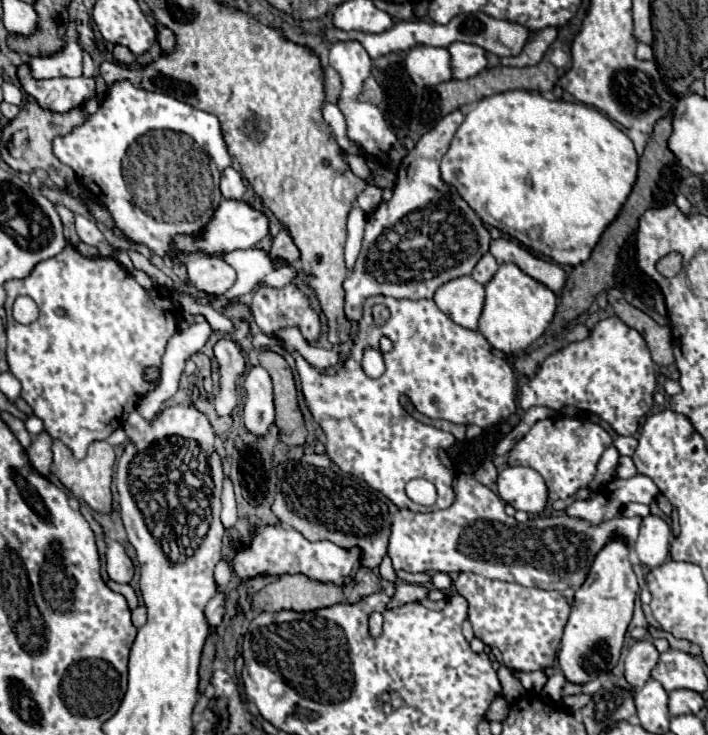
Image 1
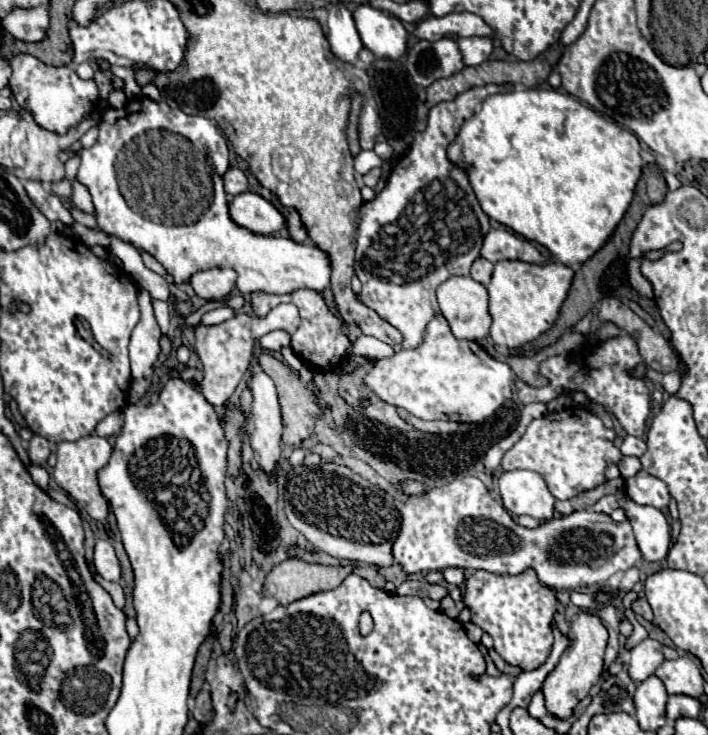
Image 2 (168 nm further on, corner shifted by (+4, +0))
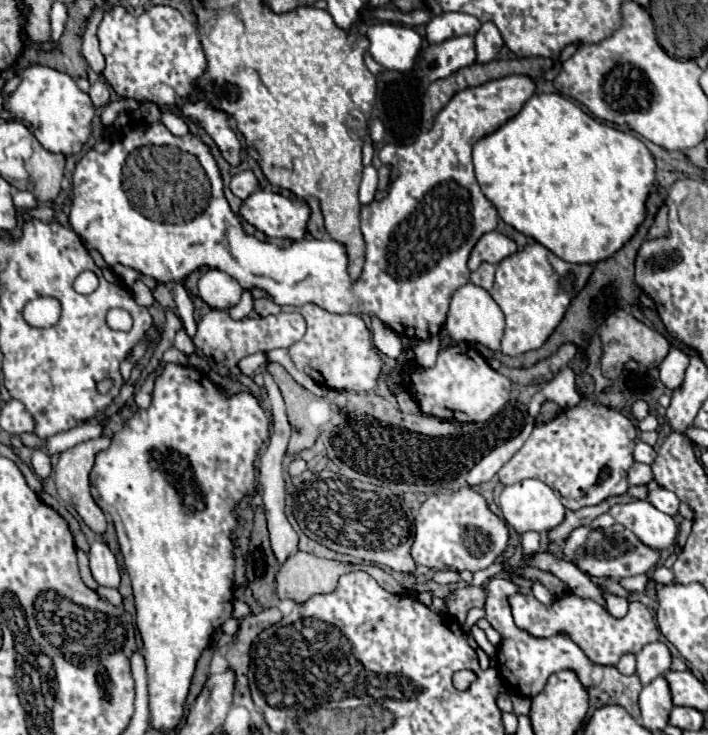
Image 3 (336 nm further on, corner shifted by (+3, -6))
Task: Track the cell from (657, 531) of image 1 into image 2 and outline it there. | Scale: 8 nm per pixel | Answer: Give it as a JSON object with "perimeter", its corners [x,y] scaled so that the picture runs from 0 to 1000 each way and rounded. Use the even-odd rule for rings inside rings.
{"perimeter":[[[879,671],[853,675],[838,691],[843,697],[862,699],[873,688],[886,697],[886,707],[894,716],[894,727],[908,759],[914,765],[936,762],[948,743],[948,718],[936,697],[922,688],[903,688]]]}

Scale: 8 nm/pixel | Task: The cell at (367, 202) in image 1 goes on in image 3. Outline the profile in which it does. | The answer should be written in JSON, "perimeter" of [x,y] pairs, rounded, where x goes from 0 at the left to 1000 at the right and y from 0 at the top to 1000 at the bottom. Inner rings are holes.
{"perimeter":[[[517,226],[514,237],[511,237],[511,250],[508,250],[508,275],[511,278],[523,278],[528,272],[531,253],[534,253],[534,234],[528,226]]]}

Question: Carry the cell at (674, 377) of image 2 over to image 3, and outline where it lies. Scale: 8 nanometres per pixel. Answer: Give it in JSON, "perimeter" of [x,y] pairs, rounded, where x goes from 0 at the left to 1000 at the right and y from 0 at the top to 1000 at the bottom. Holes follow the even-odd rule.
{"perimeter":[[[949,473],[944,479],[944,484],[932,495],[932,517],[941,522],[941,528],[952,531],[952,528],[958,528],[963,522],[966,506],[972,501],[972,493],[975,493],[975,487],[963,476]]]}

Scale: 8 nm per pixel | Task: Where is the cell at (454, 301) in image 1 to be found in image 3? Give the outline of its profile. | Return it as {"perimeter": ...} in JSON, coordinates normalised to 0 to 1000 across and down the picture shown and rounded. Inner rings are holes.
{"perimeter":[[[661,384],[658,389],[647,392],[636,411],[636,424],[630,433],[630,454],[641,463],[664,465],[664,468],[681,468],[692,476],[706,476],[706,463],[712,452],[712,427],[706,416],[698,411],[698,405],[678,389]]]}

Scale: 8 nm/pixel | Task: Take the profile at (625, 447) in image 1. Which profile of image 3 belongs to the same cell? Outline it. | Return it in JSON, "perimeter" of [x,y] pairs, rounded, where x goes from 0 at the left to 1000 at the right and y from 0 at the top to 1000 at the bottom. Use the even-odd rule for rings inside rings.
{"perimeter":[[[898,601],[898,610],[895,610],[895,626],[898,629],[910,629],[910,631],[921,631],[927,623],[927,612],[910,601]]]}

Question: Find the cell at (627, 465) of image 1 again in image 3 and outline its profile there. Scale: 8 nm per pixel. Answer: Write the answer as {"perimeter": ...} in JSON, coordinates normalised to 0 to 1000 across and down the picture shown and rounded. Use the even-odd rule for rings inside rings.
{"perimeter":[[[895,629],[893,637],[887,639],[887,653],[890,659],[915,659],[921,653],[921,637],[915,631],[904,631],[904,629]]]}

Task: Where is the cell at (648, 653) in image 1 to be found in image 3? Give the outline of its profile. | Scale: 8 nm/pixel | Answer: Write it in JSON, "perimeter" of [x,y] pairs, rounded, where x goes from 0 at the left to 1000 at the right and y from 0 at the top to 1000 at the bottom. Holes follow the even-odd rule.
{"perimeter":[[[921,873],[907,882],[907,887],[898,893],[898,917],[907,925],[907,931],[918,931],[924,922],[941,917],[946,912],[946,884],[938,873]]]}

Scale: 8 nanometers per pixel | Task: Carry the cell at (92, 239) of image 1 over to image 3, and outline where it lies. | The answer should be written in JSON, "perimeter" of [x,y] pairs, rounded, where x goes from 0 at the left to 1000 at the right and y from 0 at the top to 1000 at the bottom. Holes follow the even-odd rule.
{"perimeter":[[[20,259],[20,278],[28,280],[28,283],[45,283],[54,275],[48,272],[48,267],[42,261],[37,261],[37,259]]]}

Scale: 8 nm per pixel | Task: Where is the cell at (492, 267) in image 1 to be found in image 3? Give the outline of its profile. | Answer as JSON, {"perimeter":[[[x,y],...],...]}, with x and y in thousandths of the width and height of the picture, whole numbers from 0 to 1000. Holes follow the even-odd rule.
{"perimeter":[[[681,356],[675,367],[669,367],[664,373],[664,381],[672,386],[672,389],[681,389],[684,395],[695,395],[695,386],[698,386],[698,362],[689,359],[689,356]]]}

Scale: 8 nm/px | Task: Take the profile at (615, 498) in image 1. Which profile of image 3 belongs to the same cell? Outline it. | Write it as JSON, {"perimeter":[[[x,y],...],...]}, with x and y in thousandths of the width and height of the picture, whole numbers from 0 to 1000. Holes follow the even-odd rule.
{"perimeter":[[[924,653],[915,659],[915,680],[935,697],[952,702],[958,697],[958,688],[960,688],[960,680],[952,669],[941,667],[941,664],[932,664]]]}

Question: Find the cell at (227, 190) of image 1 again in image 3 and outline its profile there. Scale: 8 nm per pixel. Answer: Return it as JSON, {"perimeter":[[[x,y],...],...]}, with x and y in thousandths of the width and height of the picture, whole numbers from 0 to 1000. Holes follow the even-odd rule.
{"perimeter":[[[353,231],[333,237],[333,239],[328,242],[328,248],[325,248],[328,264],[336,267],[336,269],[342,269],[342,272],[347,272],[362,256],[364,256],[364,245],[362,245],[359,234],[353,234]]]}

